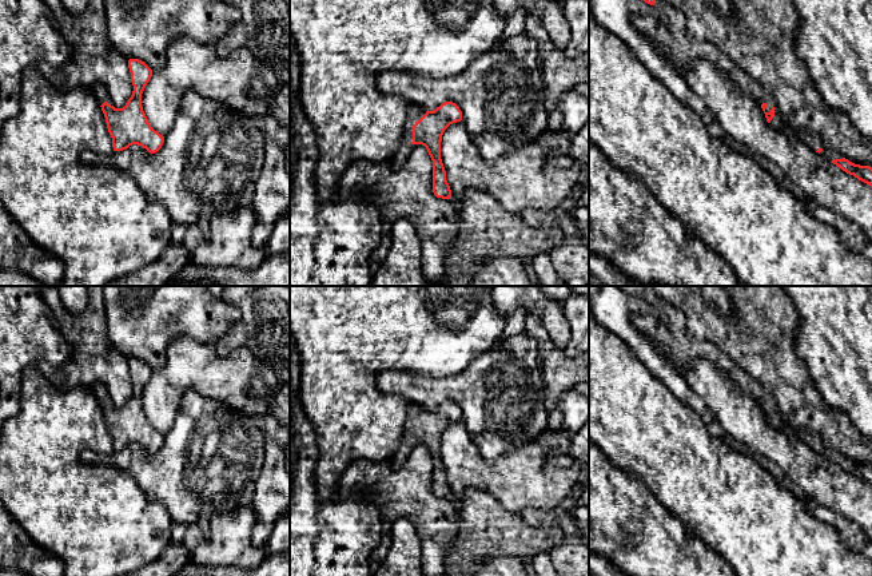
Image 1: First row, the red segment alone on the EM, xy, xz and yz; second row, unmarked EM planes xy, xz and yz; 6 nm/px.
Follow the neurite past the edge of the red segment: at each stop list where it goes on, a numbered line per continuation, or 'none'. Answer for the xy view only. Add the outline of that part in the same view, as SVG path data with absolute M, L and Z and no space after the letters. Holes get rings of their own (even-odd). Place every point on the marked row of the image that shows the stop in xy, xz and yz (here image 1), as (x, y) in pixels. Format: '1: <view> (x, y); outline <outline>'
1: xy (100, 94); outline M95 84L91 90L99 106L101 106L104 102L112 106L107 88L104 88L101 84Z

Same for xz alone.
1: xz (413, 112); outline M407 104L406 106L406 122L405 122L405 130L403 130L403 138L402 142L397 150L397 152L394 154L390 164L394 168L402 167L411 151L414 150L414 147L417 144L413 144L413 126L426 114L426 110L423 110L419 106L414 106L414 104Z

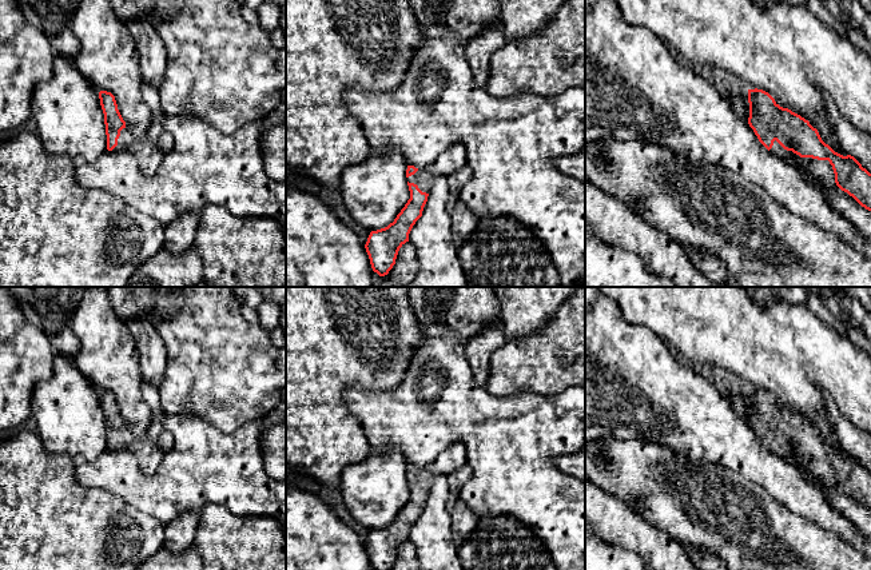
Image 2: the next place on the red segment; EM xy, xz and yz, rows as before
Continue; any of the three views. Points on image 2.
1: yz (816, 171); outline M776 140L769 150L773 155L786 159L794 164L804 178L814 183L819 183L827 188L838 187L835 183L835 174L828 160L818 160L812 158L800 158L792 151L784 150Z

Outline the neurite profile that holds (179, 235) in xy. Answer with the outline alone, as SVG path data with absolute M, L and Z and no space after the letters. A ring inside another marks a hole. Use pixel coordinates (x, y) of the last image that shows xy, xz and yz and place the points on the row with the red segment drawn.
M186 212L164 227L163 248L174 255L180 255L194 247L194 239L199 227L198 212Z

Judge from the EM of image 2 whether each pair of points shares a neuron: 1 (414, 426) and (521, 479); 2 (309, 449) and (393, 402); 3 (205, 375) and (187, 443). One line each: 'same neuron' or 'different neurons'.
1: same neuron
2: different neurons
3: different neurons

